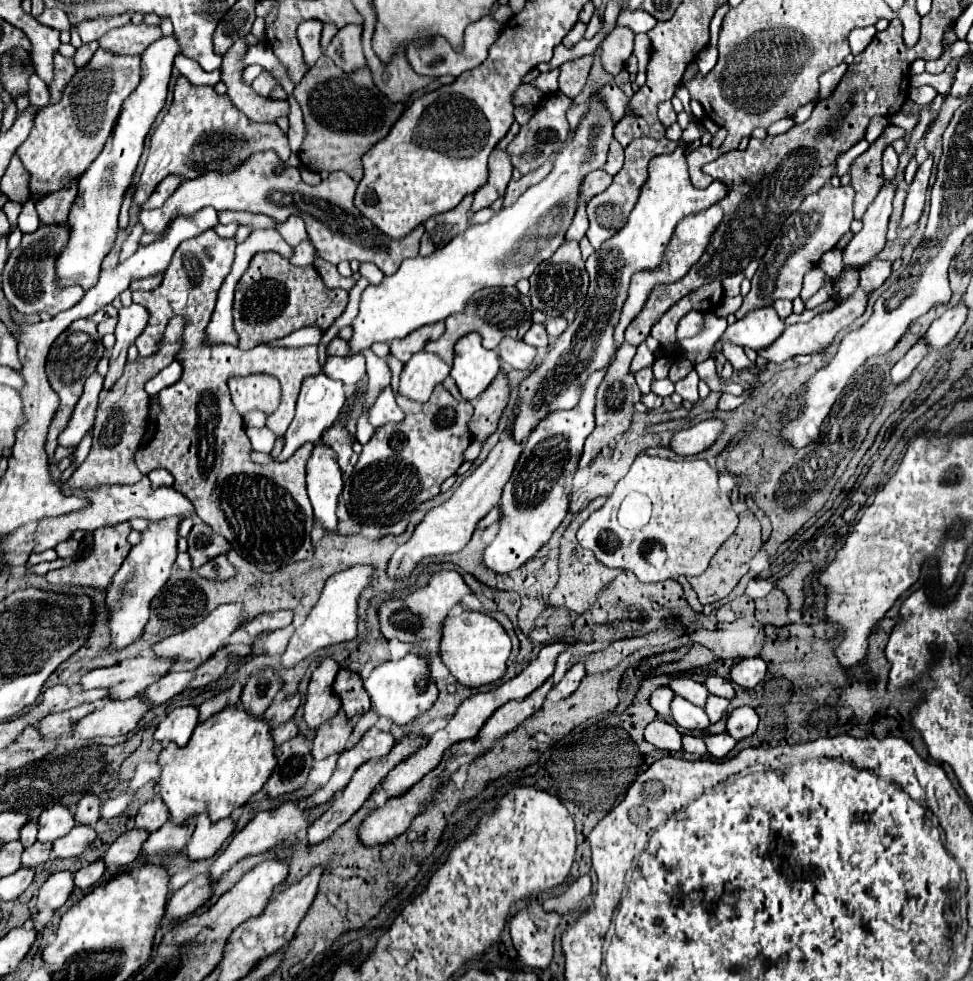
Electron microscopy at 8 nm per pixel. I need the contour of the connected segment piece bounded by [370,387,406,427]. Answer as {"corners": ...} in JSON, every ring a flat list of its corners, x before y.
{"corners":[[386,387,380,397,376,399,376,403,372,405,370,409,370,423,374,423,376,427,384,425,384,423,390,423,390,421,402,421,406,415,404,411,398,407,394,395,392,395,392,389]]}

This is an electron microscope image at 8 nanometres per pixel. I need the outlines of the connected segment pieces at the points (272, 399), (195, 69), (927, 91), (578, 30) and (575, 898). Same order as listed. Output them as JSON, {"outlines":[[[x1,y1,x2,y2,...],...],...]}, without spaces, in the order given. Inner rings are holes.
{"outlines":[[[248,375,230,379,230,393,236,411,244,417,248,411,262,411,272,415,280,405,280,383,270,375]],[[178,55,174,59,174,65,176,69,192,83,192,85,209,85,214,86,220,81,220,69,212,71,212,73,206,73,194,59,188,59,184,55]],[[930,85,910,91,910,99,914,99,916,103,930,103,936,95,938,95,938,91,934,87,930,87]],[[578,21,578,23,574,25,574,29,564,37,562,45,566,45,566,47,574,47,578,41,584,39,584,31,586,31,586,25,584,25,582,21]],[[580,875,564,895,550,898,543,902,542,906,545,911,555,911,560,915,566,915,570,911,578,911,586,897,590,895,592,883,590,883,590,875]]]}

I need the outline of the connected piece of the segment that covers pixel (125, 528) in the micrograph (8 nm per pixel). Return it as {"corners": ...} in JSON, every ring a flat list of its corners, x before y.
{"corners":[[124,522,116,527,106,527,106,529,96,529,94,531,94,547,88,555,82,559,58,569,58,571,48,571,46,581,52,585,80,585,80,587,94,587,94,589,106,589,108,583,112,581,114,573,120,569,122,561,130,553,132,545,128,543,128,535,132,533,130,523]]}

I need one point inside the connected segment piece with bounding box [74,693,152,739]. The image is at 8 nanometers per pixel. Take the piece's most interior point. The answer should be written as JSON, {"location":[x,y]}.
{"location":[116,717]}

